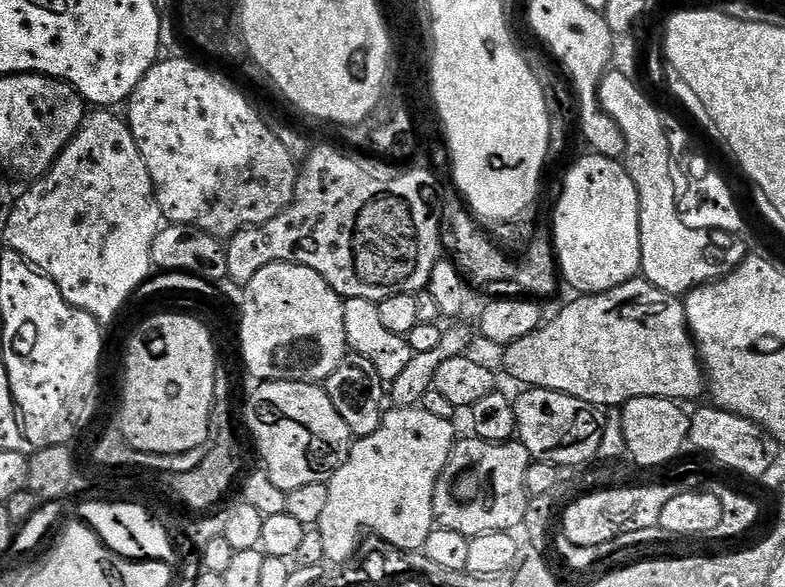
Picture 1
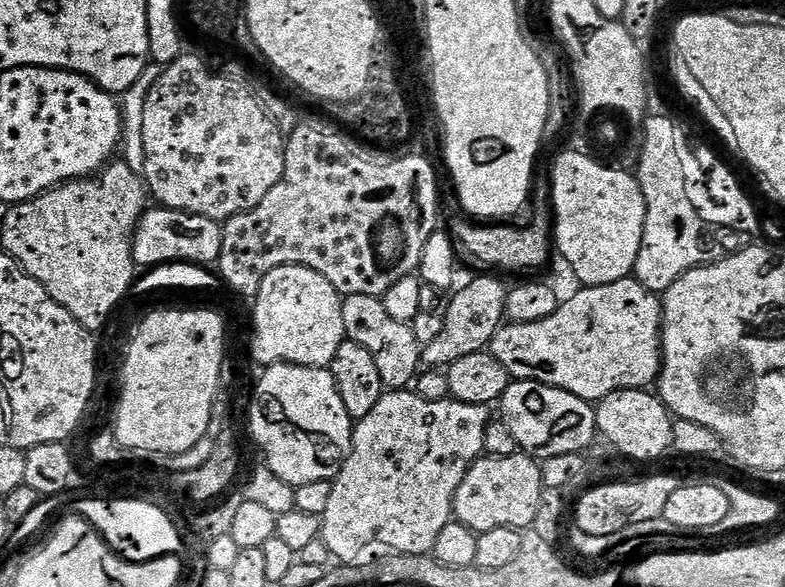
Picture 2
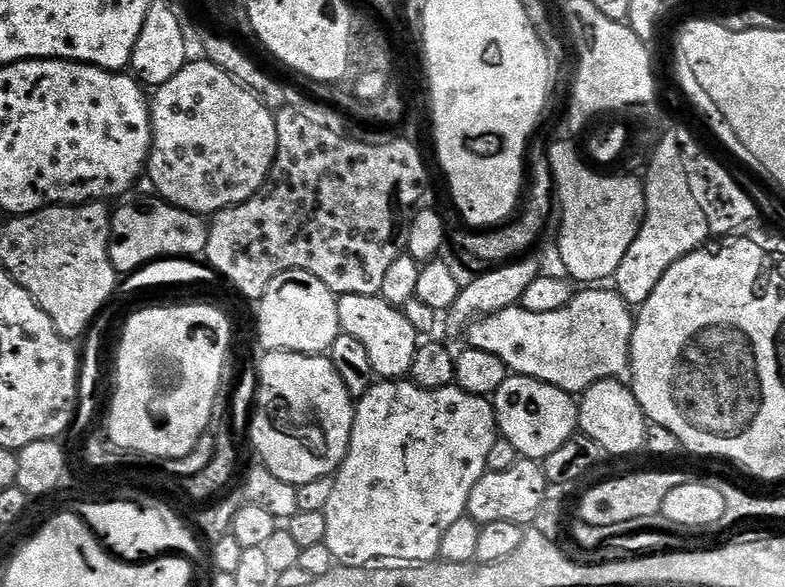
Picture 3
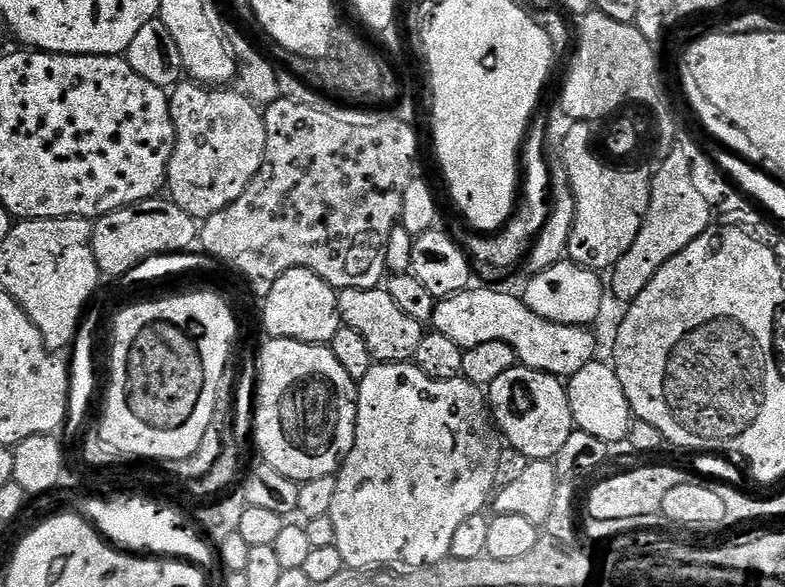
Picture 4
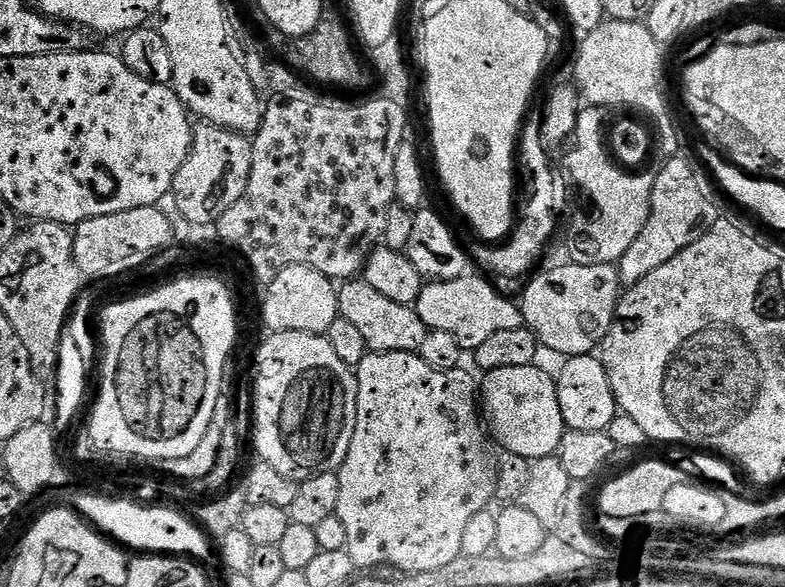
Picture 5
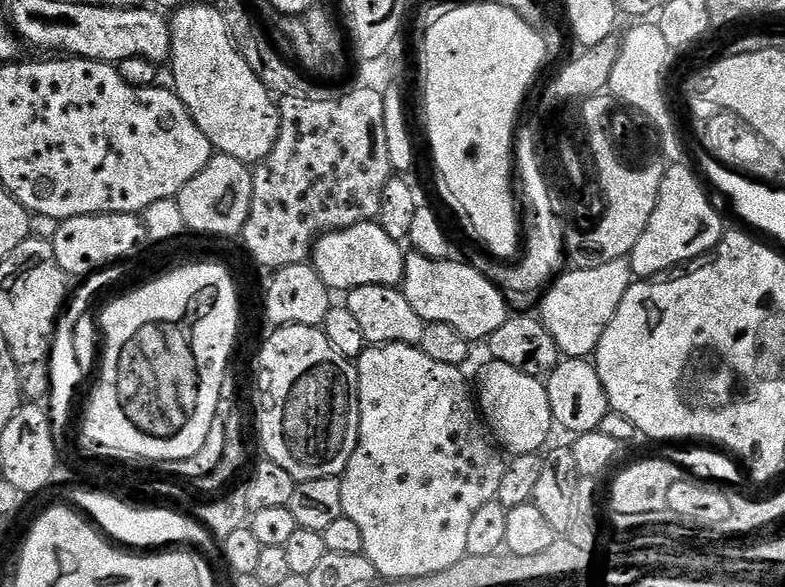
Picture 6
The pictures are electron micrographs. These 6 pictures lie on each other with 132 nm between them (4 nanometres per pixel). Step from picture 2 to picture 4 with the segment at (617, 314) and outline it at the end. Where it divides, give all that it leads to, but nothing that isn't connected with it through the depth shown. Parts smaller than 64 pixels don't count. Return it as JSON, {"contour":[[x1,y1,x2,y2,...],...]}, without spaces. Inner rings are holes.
{"contour":[[469,286,463,292,437,299,430,324,438,334,446,334,446,338,458,342,463,349,479,346,482,342,506,342,523,367,561,378,582,370,582,366,597,355,596,340,588,333,591,331,587,327,575,328,538,318,538,314,525,306,519,295,511,296,496,288]]}

